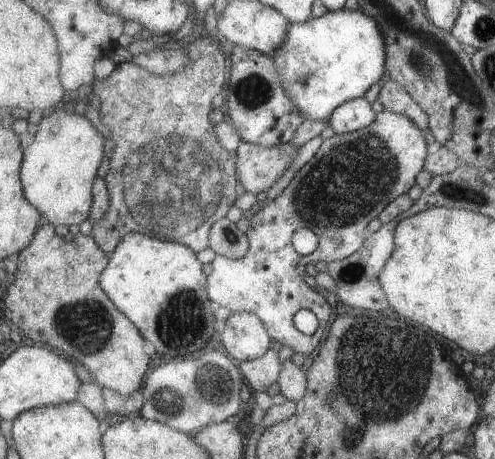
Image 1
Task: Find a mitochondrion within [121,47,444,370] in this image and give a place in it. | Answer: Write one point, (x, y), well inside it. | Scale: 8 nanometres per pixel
(348, 181)

